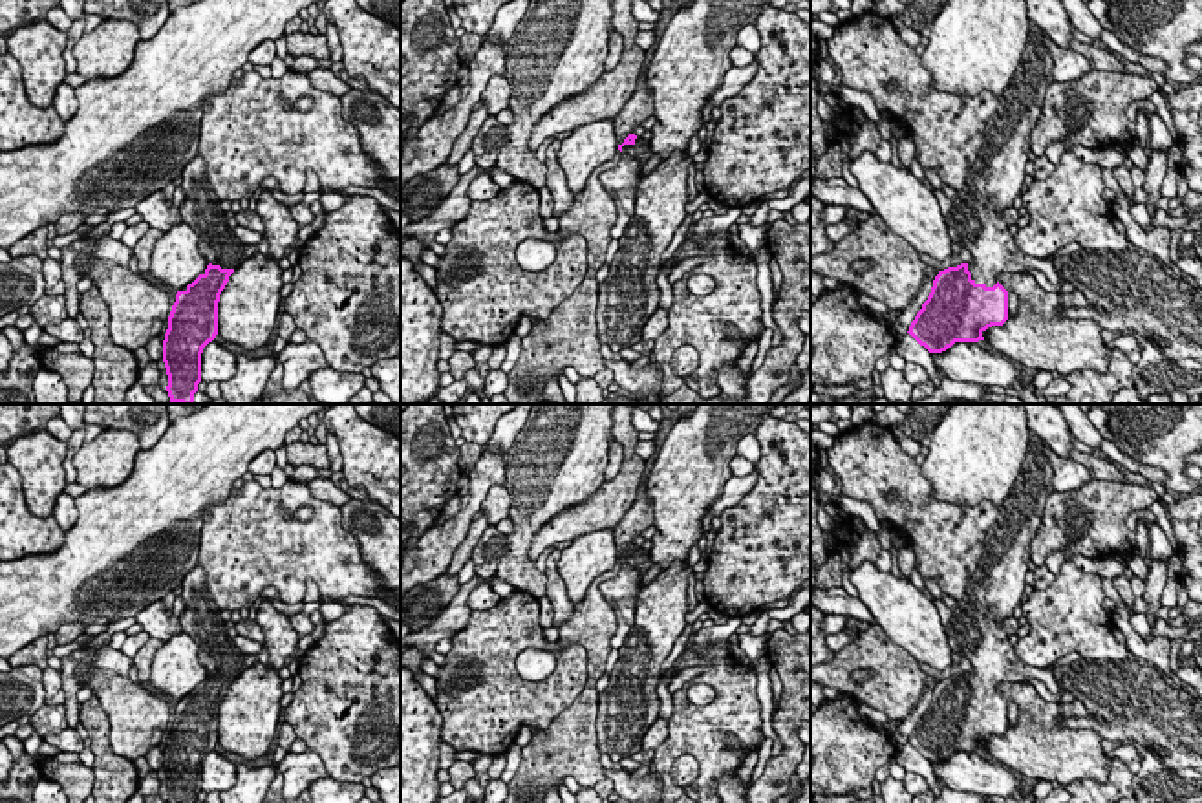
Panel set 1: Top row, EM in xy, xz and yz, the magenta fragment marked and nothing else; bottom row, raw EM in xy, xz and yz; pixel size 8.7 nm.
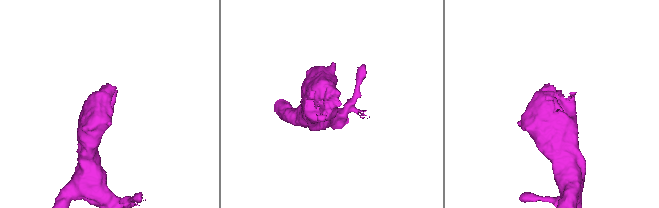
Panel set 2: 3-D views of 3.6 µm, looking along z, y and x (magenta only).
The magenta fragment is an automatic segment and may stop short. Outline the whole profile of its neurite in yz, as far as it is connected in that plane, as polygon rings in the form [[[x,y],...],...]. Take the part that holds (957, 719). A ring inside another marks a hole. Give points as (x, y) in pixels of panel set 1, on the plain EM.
[[[1030,432],[1021,472],[1003,501],[997,521],[986,532],[977,571],[966,587],[966,594],[955,609],[950,609],[948,642],[953,653],[971,662],[973,671],[939,680],[928,710],[909,735],[907,743],[929,763],[942,763],[955,752],[984,750],[982,743],[988,737],[1003,735],[1008,730],[1008,701],[997,691],[1001,682],[1019,684],[1026,679],[1037,679],[1052,695],[1059,693],[1052,666],[1041,669],[1023,664],[1001,626],[1021,605],[1028,562],[1032,560],[1032,540],[1041,525],[1046,498],[1054,492],[1052,466],[1043,455],[1046,446],[1037,434]]]

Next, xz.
[[[629,543],[622,554],[618,554],[620,571],[617,576],[600,584],[604,600],[613,607],[617,616],[617,633],[611,638],[611,648],[620,649],[628,631],[635,622],[637,594],[642,591],[642,576],[653,567],[653,560],[648,549]]]

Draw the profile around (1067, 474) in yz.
[[[1050,446],[1045,448],[1043,455],[1048,459],[1052,466],[1054,490],[1057,492],[1074,490],[1092,481],[1092,476],[1083,465],[1072,459],[1059,457],[1056,452],[1050,450]]]

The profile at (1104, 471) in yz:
[[[1072,450],[1070,459],[1083,465],[1092,479],[1131,483],[1111,461],[1100,459],[1094,454]]]

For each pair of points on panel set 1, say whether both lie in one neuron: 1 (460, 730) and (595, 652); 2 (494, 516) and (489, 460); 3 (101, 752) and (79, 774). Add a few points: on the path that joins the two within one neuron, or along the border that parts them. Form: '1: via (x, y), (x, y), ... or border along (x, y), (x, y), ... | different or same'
1: border along (557, 641), (586, 652), (586, 685), (575, 697) | different
2: border along (504, 483), (496, 483), (489, 491), (478, 511) | different
3: border along (92, 769), (94, 783) | different

